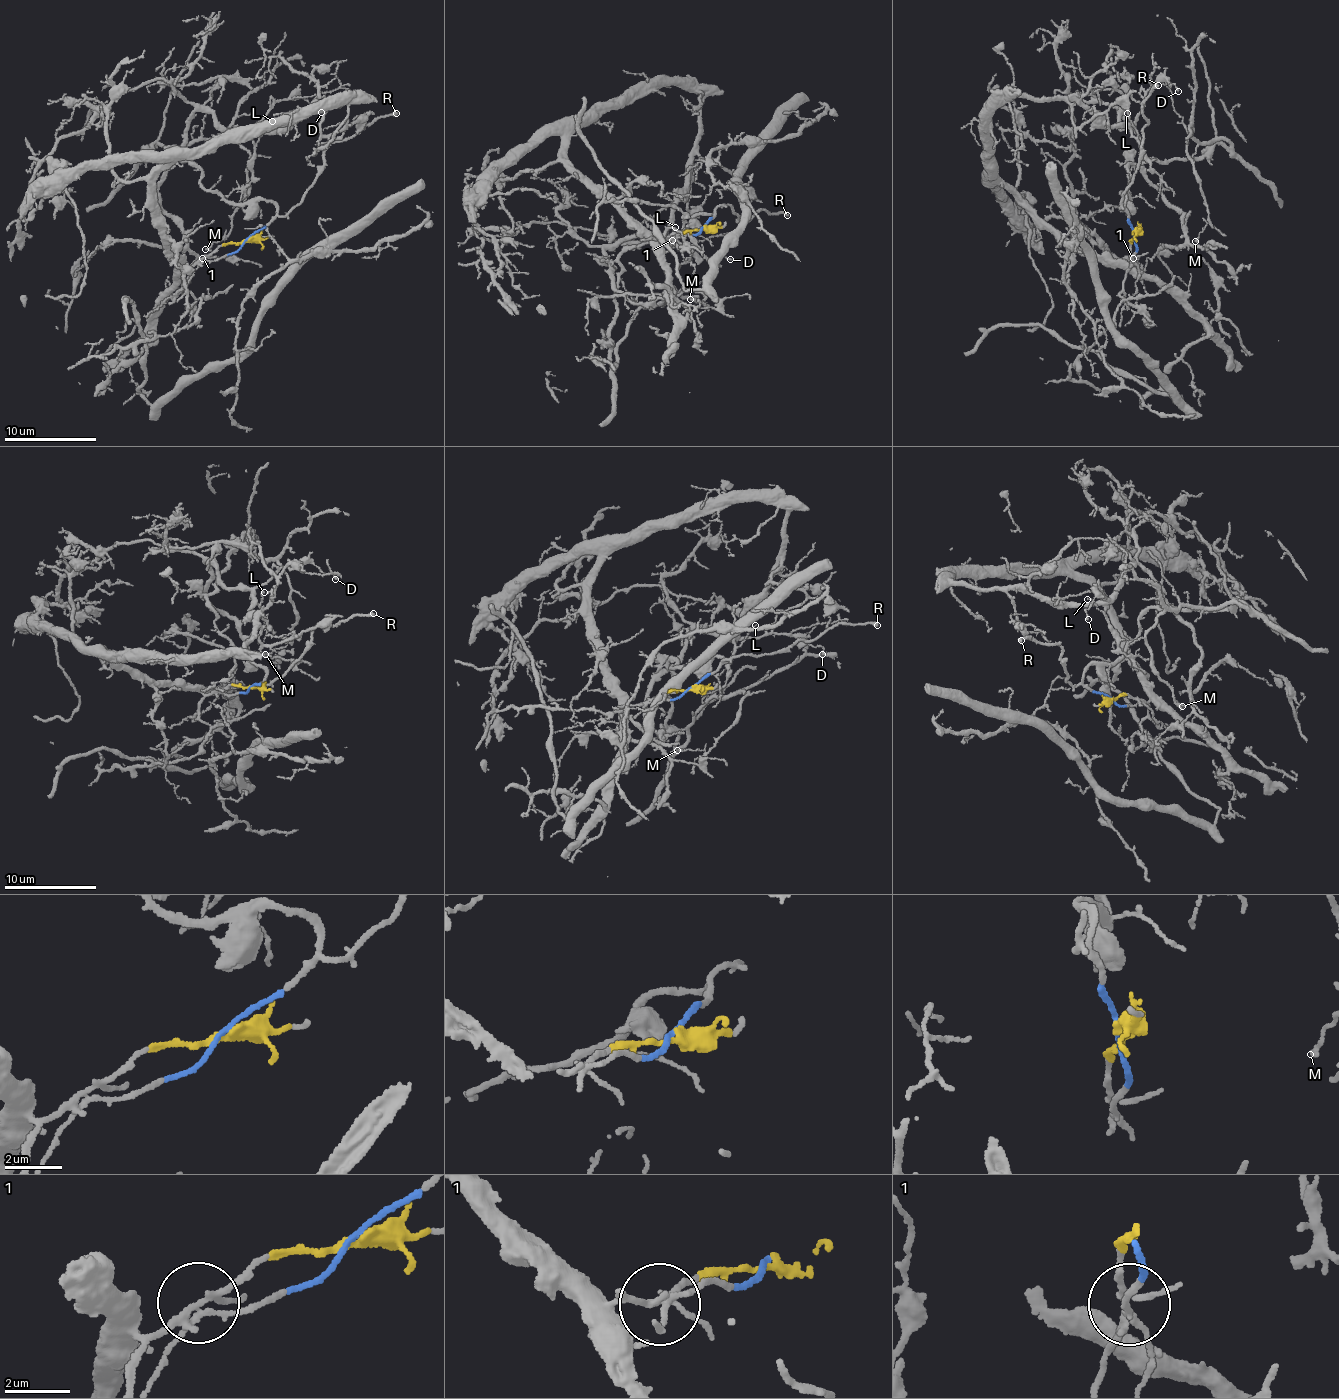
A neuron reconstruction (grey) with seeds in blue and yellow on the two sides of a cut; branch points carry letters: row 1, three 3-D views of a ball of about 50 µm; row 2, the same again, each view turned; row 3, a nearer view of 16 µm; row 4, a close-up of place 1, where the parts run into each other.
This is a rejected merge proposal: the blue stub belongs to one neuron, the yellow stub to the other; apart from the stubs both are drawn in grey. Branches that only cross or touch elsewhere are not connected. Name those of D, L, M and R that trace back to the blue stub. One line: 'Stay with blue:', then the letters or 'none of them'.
Stay with blue: M, R

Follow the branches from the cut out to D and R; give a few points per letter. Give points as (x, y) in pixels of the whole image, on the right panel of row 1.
D: (1133, 234), (1127, 269), (1039, 217), (998, 176), (990, 113), (1078, 99), (1120, 126), (1148, 88), (1178, 92)
R: (1133, 234), (1125, 210), (1119, 206), (1137, 168), (1142, 135), (1147, 125), (1142, 104), (1158, 84)

